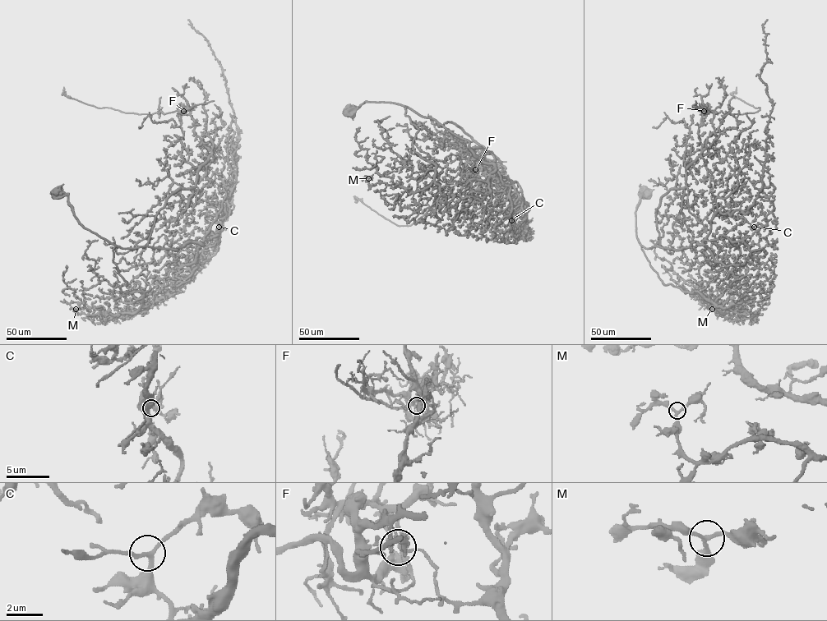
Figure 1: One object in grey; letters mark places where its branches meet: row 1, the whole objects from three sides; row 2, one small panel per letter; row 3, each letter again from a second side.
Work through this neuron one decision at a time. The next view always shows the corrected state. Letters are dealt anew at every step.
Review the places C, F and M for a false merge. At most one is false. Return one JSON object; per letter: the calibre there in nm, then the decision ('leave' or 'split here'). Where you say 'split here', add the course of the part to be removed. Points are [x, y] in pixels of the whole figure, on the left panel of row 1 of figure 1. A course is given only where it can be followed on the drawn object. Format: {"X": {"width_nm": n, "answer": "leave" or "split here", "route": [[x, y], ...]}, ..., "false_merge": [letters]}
{"C": {"width_nm": 200, "answer": "leave"}, "F": {"width_nm": 160, "answer": "split here", "route": [[183, 111], [164, 113], [161, 111], [150, 114], [98, 108], [67, 97], [64, 94], [63, 87]]}, "M": {"width_nm": 180, "answer": "leave"}, "false_merge": ["F"]}

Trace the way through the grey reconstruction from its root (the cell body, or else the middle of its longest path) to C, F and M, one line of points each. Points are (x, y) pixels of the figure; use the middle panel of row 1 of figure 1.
C: (350, 113), (365, 102), (395, 103), (434, 118), (465, 139), (470, 150), (491, 163), (510, 186), (511, 220)
F: (350, 113), (365, 102), (390, 102), (431, 117), (439, 126), (452, 121), (503, 167), (487, 163), (476, 169)
M: (350, 113), (365, 102), (405, 105), (418, 129), (413, 148), (436, 167), (415, 191), (368, 178)

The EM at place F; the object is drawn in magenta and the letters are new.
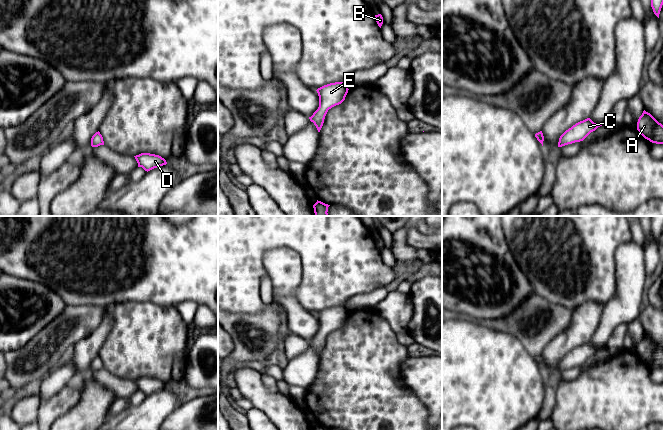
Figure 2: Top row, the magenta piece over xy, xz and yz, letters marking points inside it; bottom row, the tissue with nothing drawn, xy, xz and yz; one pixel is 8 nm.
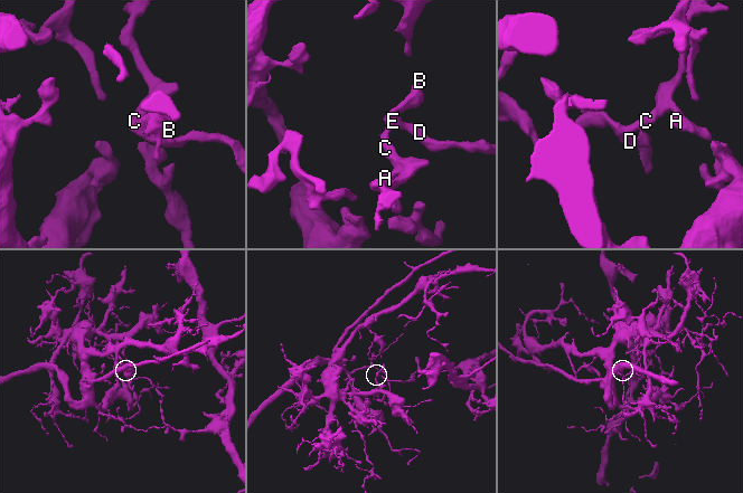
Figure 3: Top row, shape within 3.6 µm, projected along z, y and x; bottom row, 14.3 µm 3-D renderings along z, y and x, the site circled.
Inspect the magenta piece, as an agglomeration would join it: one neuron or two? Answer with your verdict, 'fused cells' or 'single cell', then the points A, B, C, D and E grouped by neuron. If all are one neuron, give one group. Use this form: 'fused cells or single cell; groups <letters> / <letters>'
fused cells; groups A C / B D E

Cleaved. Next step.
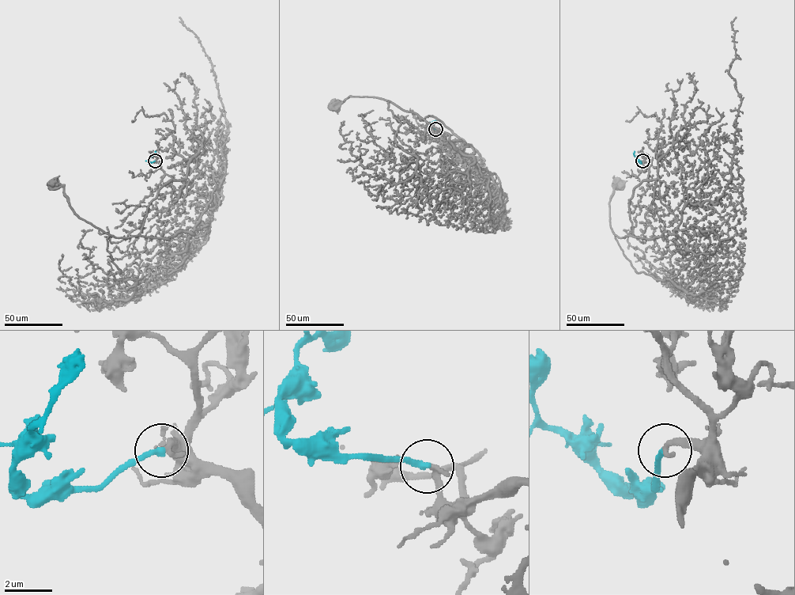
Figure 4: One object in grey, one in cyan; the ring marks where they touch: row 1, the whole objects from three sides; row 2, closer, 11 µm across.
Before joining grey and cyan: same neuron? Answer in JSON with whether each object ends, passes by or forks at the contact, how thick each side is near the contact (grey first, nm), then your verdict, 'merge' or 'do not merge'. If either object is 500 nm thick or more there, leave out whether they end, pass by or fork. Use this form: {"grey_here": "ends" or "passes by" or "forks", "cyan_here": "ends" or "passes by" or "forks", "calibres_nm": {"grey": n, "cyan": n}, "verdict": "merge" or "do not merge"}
{"grey_here": "ends", "cyan_here": "ends", "calibres_nm": {"grey": 280, "cyan": 260}, "verdict": "merge"}

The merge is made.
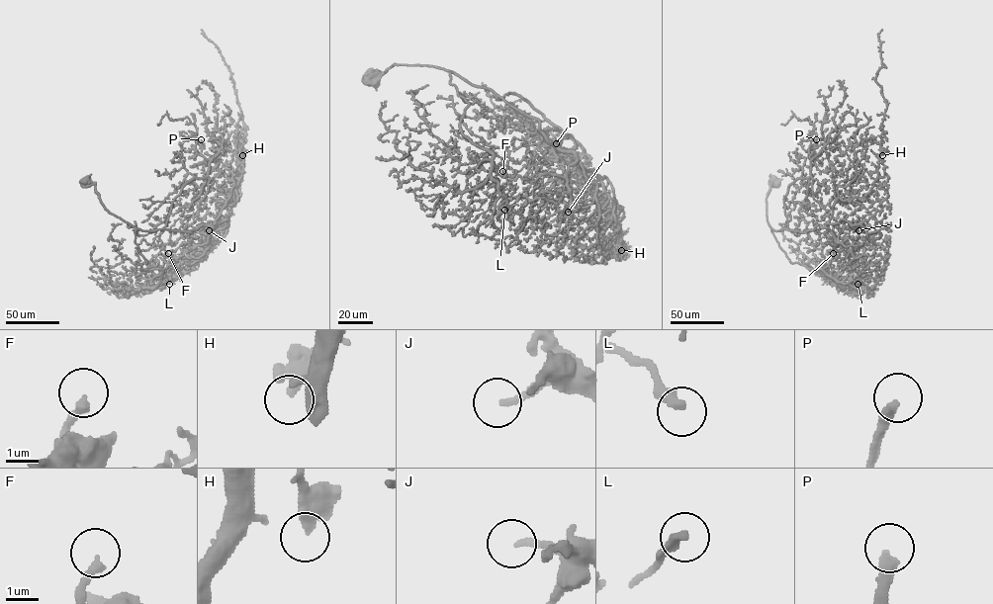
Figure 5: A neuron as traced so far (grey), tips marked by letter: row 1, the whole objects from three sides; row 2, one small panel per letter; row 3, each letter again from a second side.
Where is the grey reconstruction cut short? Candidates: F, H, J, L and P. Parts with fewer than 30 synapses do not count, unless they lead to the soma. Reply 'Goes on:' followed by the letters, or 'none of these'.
Goes on: P

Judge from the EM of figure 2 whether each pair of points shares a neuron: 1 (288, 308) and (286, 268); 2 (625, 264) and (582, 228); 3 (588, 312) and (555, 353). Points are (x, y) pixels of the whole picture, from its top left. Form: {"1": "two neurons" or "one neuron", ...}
{"1": "one neuron", "2": "two neurons", "3": "one neuron"}

